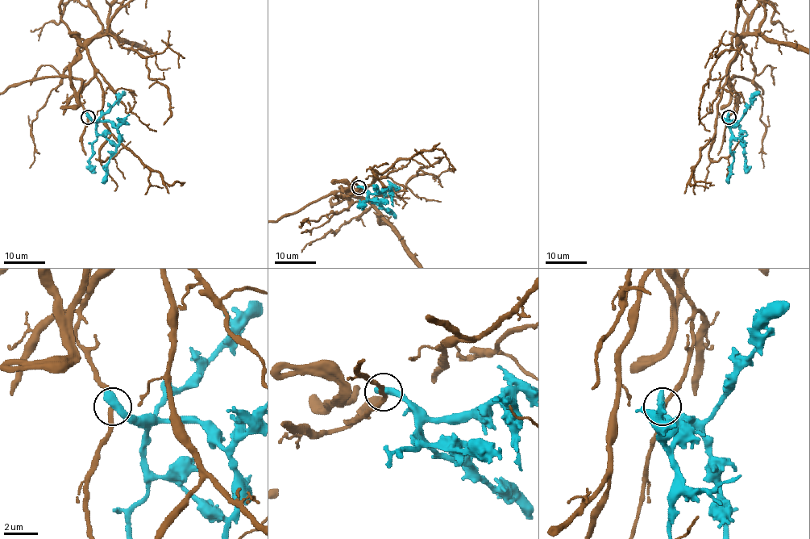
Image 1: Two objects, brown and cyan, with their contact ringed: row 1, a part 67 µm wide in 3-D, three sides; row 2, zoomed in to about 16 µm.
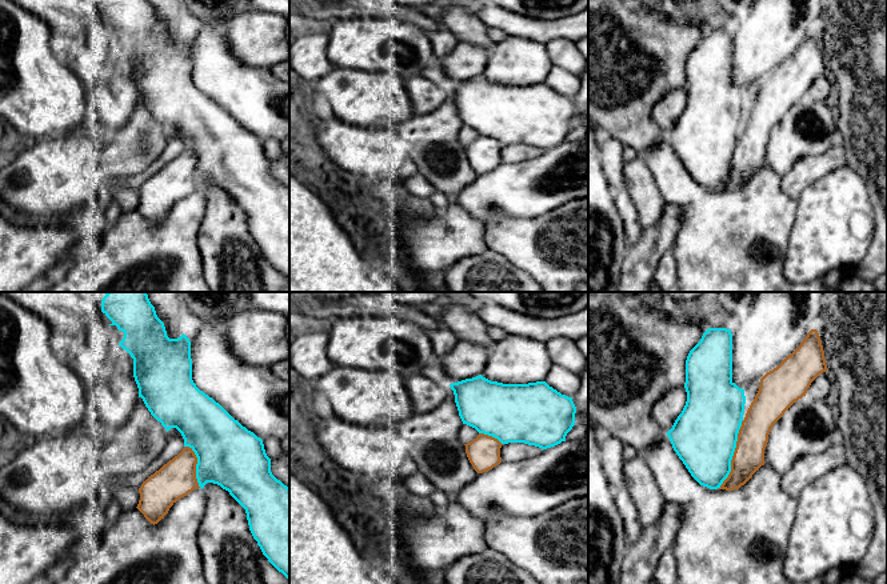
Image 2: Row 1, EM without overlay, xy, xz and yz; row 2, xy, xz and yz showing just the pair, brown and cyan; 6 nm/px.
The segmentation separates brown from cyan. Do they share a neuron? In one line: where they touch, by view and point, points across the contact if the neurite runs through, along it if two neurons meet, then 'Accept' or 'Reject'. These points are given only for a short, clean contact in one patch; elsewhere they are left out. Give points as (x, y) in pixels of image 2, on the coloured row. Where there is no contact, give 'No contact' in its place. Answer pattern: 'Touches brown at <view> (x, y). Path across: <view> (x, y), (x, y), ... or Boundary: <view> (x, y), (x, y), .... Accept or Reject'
Touches brown at yz (734, 455). Reject

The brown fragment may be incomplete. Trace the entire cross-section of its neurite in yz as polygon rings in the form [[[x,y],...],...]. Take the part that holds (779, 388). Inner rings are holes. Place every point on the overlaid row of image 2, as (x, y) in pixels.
[[[811,329],[791,355],[760,379],[759,391],[738,433],[736,448],[731,460],[731,472],[718,489],[739,489],[764,465],[764,449],[771,428],[795,401],[806,396],[811,383],[823,372],[827,372],[827,364],[822,340],[818,331]]]

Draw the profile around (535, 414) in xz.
[[[482,375],[450,384],[463,424],[498,439],[502,444],[524,443],[547,449],[566,441],[575,425],[572,397],[562,395],[546,381],[503,384]]]

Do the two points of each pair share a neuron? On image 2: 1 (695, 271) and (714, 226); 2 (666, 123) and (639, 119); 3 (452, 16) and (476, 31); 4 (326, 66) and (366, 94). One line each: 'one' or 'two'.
1: one
2: two
3: one
4: two

